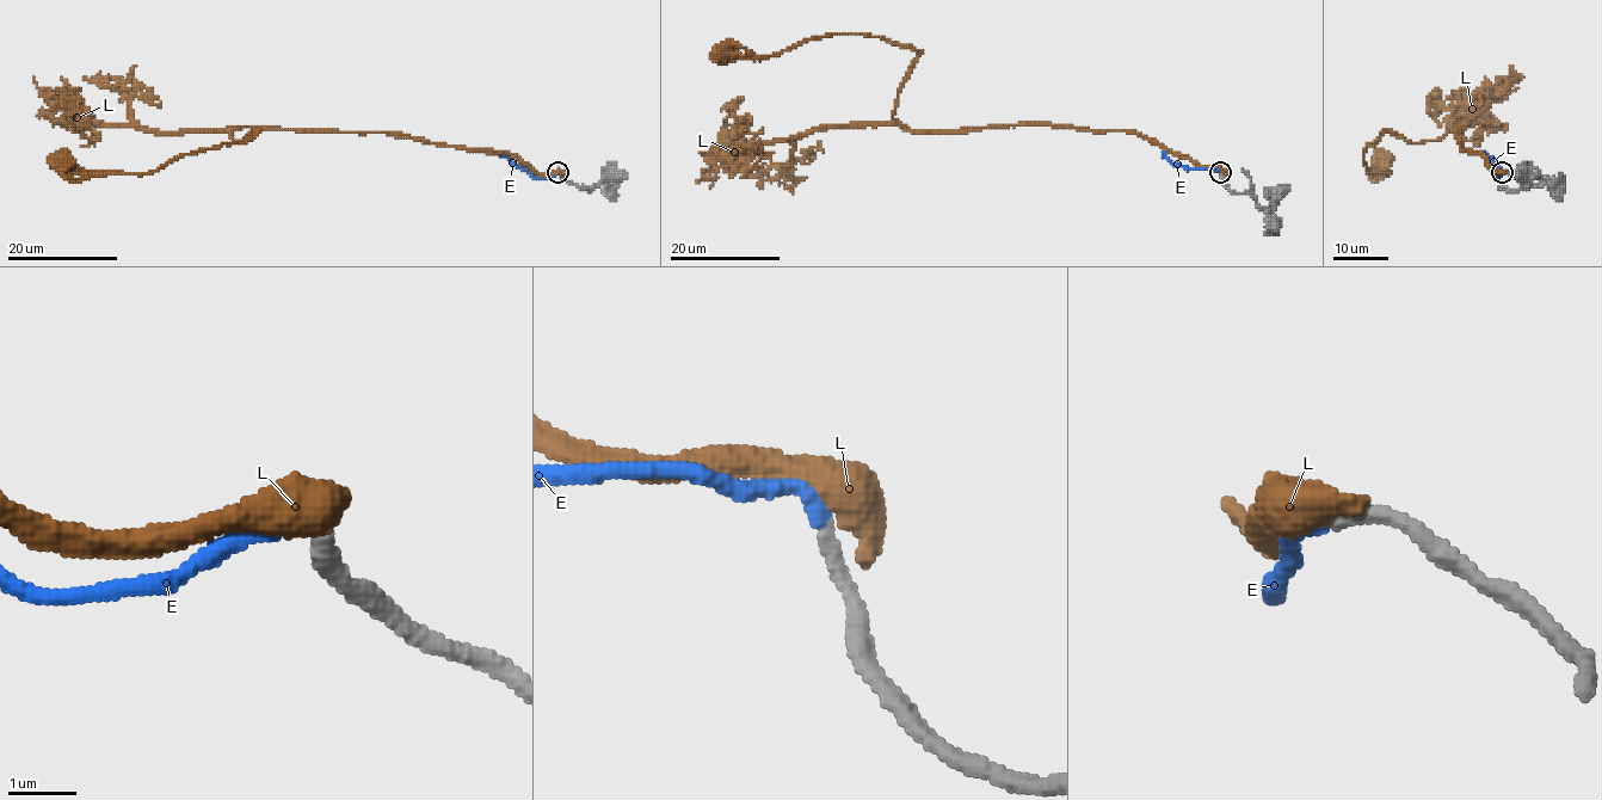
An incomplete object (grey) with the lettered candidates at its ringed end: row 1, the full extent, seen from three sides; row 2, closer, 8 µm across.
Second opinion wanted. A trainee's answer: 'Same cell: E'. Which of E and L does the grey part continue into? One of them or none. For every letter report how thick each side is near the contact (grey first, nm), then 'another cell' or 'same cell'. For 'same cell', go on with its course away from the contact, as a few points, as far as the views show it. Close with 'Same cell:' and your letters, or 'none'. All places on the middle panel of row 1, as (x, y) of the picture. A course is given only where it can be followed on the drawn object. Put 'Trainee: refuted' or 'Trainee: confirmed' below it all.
E: 220/260 nm | same cell | via (1221, 172), (1174, 164), (1162, 152)
L: 220/650 nm | another cell
Same cell: E
Trainee: confirmed

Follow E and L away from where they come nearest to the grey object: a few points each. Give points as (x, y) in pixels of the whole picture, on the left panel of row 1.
E: (559, 172), (534, 178), (499, 152)
L: (560, 172), (384, 133), (244, 127), (229, 135), (251, 137), (141, 173), (61, 161)

